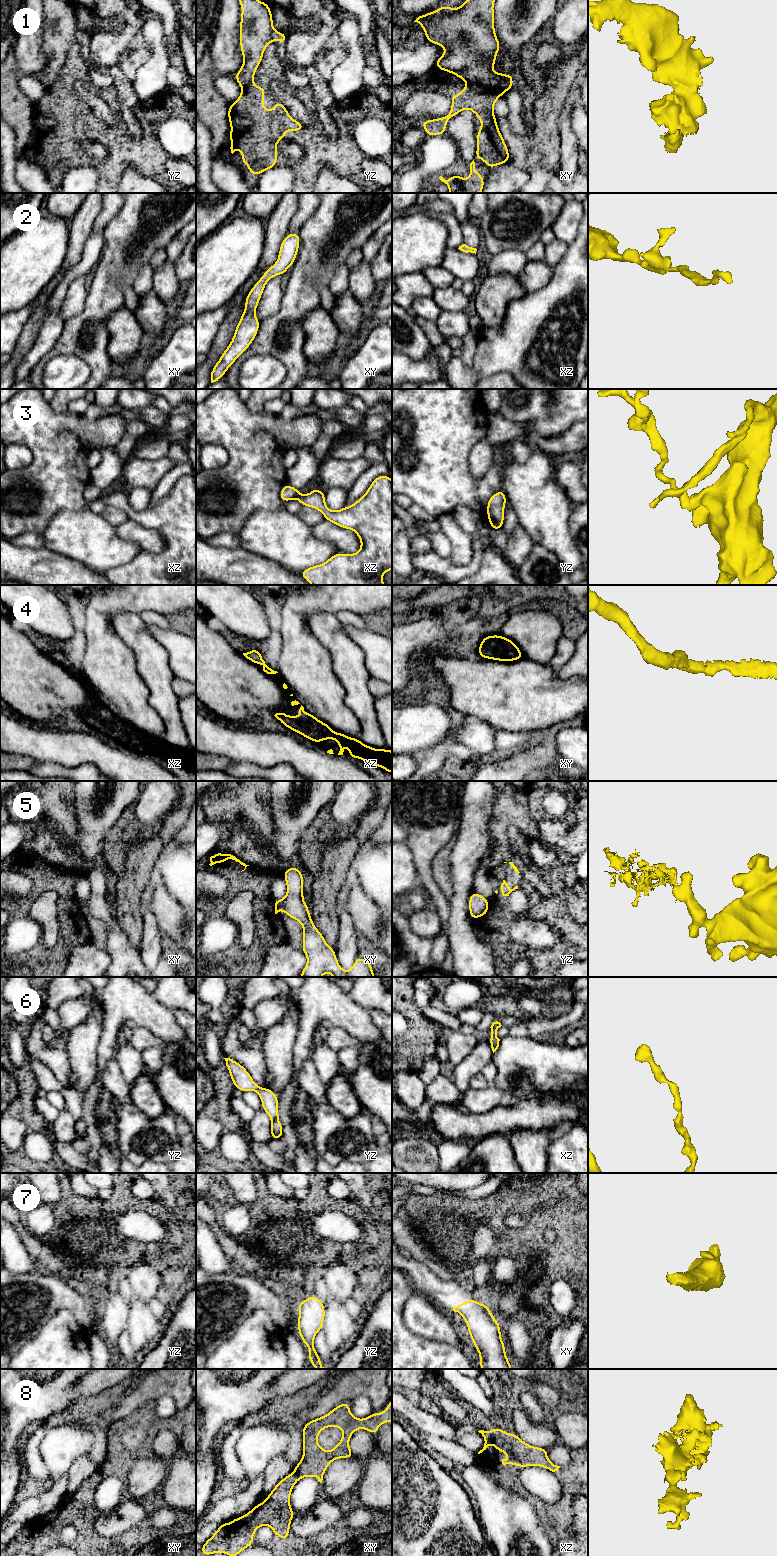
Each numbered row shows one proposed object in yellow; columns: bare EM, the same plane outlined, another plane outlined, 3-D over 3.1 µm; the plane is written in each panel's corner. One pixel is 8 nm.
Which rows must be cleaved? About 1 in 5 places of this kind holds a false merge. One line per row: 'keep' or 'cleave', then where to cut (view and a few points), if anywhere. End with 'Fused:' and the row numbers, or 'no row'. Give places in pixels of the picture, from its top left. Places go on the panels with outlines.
1: cleave; cut in xy along (468, 81), (497, 87), (503, 92)
2: keep; no cut
3: keep; no cut
4: keep; no cut
5: cleave; cut in yz along (487, 908), (483, 914)
6: keep; no cut
7: keep; no cut
8: keep; no cut
Fused: 1, 5

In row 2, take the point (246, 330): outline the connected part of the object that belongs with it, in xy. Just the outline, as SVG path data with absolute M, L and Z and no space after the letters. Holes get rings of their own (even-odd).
M299 233L287 234L281 243L277 262L264 272L264 275L249 291L245 300L245 309L236 326L234 337L212 369L211 383L220 380L228 368L253 342L260 326L255 311L265 285L274 276L285 274L287 269L294 264L299 246Z

